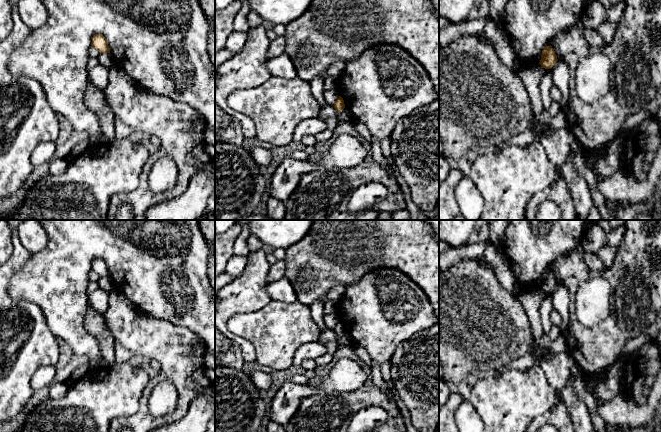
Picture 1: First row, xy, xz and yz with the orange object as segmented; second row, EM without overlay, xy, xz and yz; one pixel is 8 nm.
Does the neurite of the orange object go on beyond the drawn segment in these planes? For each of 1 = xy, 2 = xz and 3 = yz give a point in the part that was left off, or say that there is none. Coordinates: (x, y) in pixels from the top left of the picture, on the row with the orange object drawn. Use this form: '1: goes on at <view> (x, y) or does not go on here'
1: does not go on here
2: does not go on here
3: does not go on here

